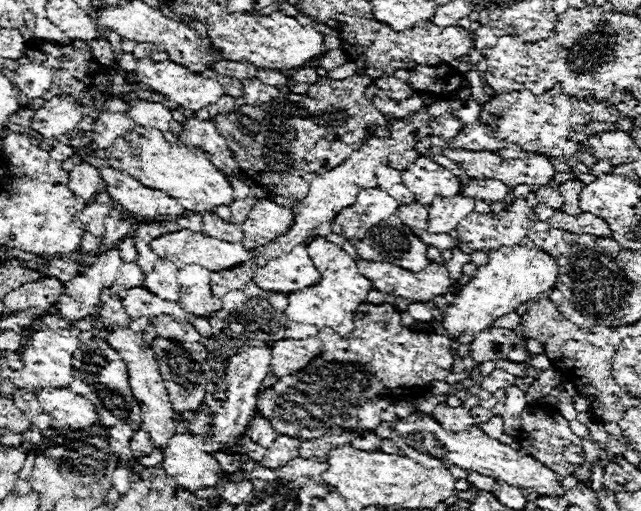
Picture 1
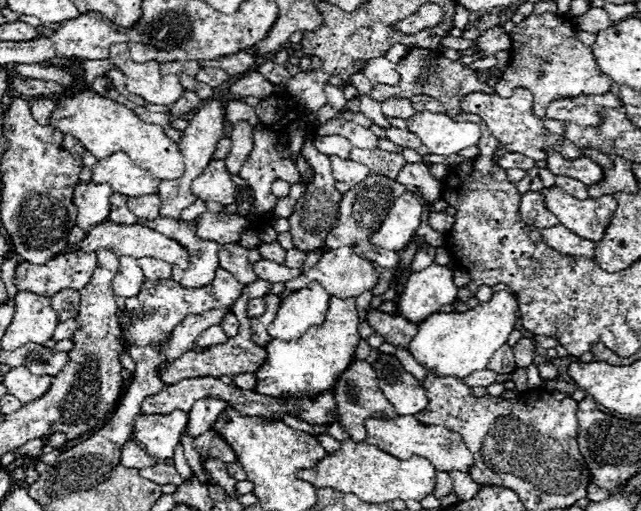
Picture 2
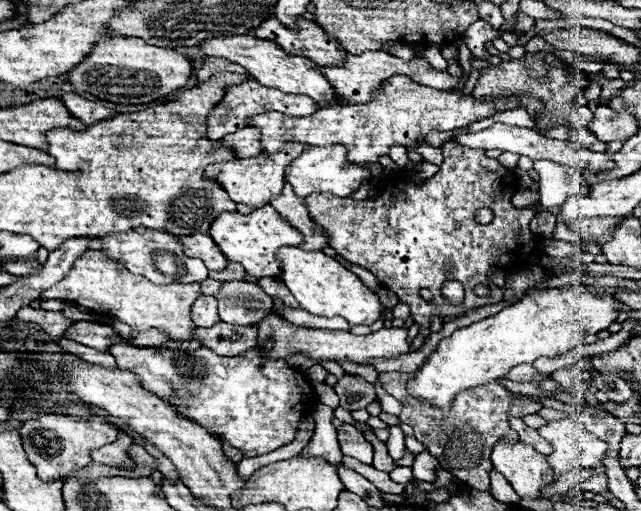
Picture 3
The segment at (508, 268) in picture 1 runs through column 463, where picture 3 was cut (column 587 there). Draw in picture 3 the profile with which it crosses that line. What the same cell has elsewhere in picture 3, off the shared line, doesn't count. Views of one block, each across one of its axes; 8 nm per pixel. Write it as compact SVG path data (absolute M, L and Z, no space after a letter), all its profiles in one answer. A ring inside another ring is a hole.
M574 286L570 290L548 288L528 294L496 314L500 324L494 324L494 316L488 316L440 340L430 358L406 382L406 388L412 398L442 408L452 404L458 392L504 378L506 372L518 364L570 352L582 344L588 334L598 334L614 324L622 306L614 298L616 292L618 288L592 290L588 286Z

